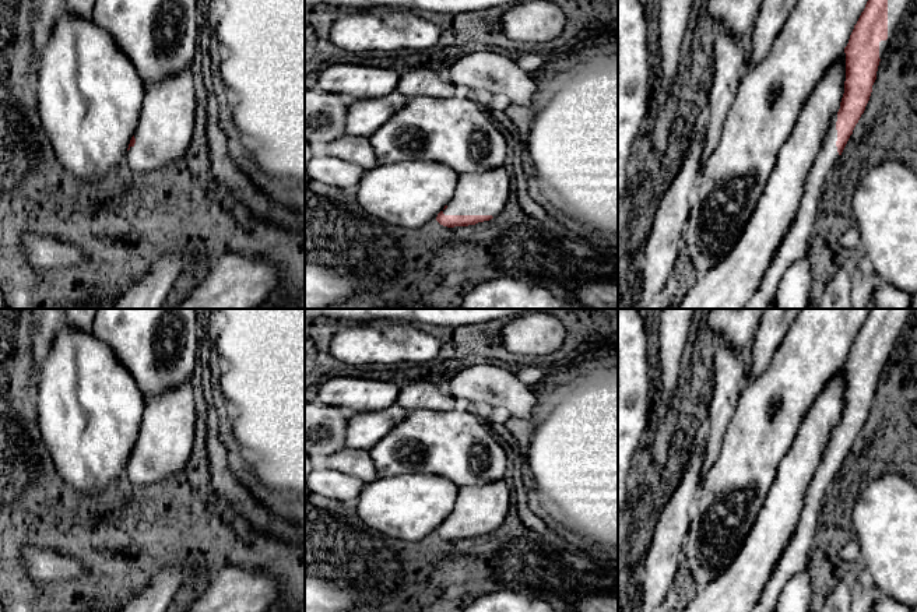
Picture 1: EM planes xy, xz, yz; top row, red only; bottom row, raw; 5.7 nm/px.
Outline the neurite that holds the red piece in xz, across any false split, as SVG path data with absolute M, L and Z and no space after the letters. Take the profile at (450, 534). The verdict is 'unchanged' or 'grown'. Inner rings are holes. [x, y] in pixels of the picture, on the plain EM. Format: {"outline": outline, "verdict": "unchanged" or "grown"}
{"outline": "M507 479L463 486L458 489L454 509L438 527L436 534L447 541L489 534L505 523L509 497Z", "verdict": "grown"}

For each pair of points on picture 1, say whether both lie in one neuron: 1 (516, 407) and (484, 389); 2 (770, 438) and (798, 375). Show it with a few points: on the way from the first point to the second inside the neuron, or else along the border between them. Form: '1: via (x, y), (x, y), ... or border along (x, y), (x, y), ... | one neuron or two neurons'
1: via (508, 398), (498, 389), (492, 389) | one neuron
2: via (775, 422), (784, 408), (784, 390) | one neuron

